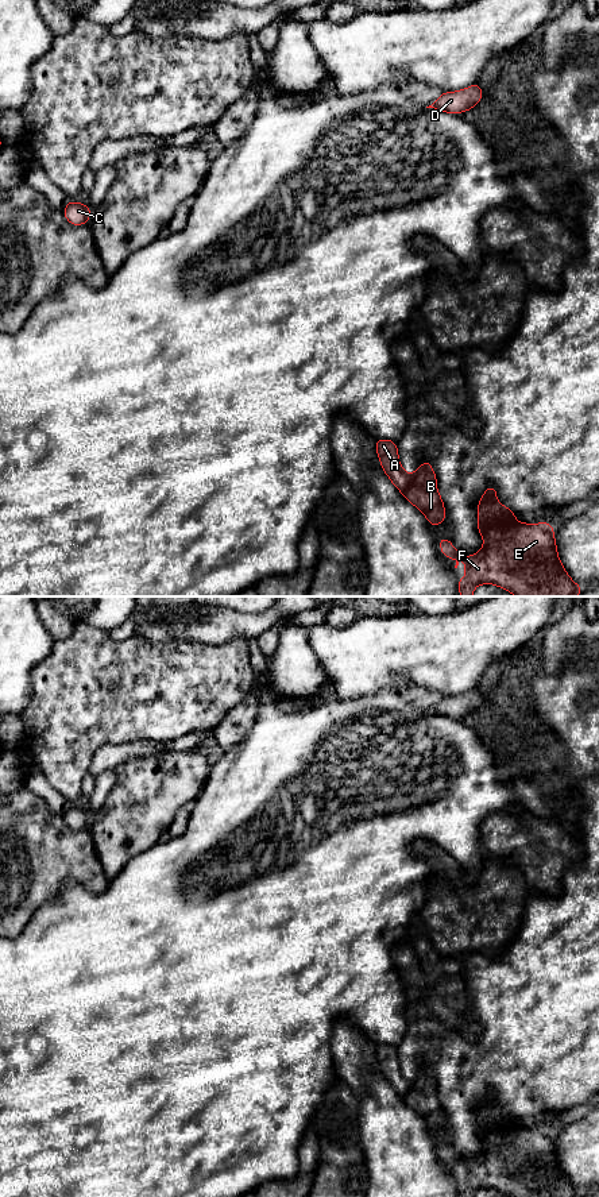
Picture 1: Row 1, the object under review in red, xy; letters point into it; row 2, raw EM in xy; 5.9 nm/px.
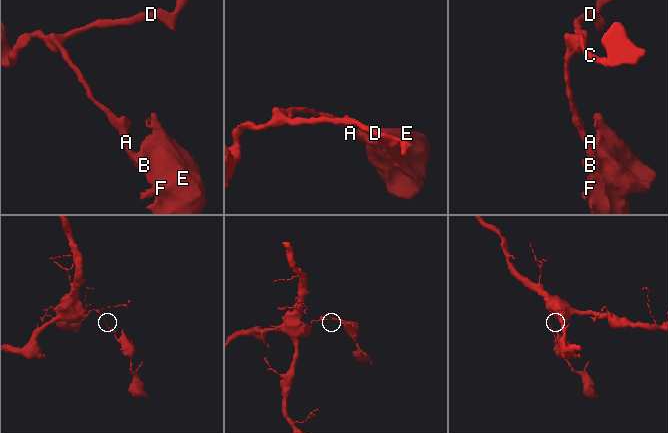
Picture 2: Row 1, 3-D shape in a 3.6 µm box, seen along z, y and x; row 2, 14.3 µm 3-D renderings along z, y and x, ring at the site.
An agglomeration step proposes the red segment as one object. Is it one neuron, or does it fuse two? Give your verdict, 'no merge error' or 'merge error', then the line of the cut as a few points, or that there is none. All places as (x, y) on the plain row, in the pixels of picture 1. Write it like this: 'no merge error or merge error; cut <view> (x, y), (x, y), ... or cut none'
merge error; cut xy (410, 1080), (410, 1088), (402, 1097)

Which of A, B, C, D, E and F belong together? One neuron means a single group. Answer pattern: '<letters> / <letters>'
A C D / B E F

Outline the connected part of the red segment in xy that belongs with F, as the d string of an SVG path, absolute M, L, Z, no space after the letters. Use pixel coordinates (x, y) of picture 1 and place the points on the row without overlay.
M488 1090L478 1107L478 1135L483 1140L483 1152L476 1159L463 1159L445 1142L441 1142L438 1146L441 1158L456 1166L455 1173L459 1170L459 1163L464 1163L465 1182L457 1184L459 1197L474 1197L479 1189L495 1189L509 1197L581 1197L584 1193L569 1182L559 1163L552 1130L549 1127L518 1127L515 1119L496 1105L496 1098L498 1096L492 1090Z

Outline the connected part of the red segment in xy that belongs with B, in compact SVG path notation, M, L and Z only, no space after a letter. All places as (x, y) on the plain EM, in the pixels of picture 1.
M424 1065L421 1071L411 1077L410 1090L403 1101L428 1123L432 1131L445 1125L444 1107L437 1096L436 1078L429 1066Z

